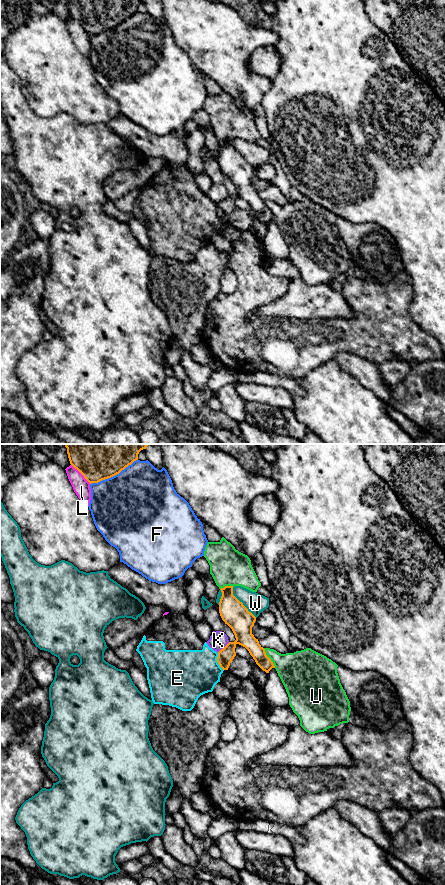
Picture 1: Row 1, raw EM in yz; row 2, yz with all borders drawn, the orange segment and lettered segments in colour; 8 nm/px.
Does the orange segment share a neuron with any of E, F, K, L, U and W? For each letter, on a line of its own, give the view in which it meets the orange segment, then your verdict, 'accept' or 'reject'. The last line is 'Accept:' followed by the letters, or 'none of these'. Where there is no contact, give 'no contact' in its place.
E: yz | reject
F: yz | reject
K: yz | reject
L: yz | reject
U: yz | reject
W: yz | reject
Accept: none of these

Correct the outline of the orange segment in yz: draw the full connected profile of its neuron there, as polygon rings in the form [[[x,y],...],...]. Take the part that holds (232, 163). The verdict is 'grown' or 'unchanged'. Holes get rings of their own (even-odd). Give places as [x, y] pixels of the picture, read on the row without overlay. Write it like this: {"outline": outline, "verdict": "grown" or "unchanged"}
{"outline": [[[233,138],[220,141],[222,148],[219,154],[219,165],[222,172],[233,183],[236,192],[229,194],[218,204],[217,214],[223,222],[228,222],[230,215],[236,208],[235,200],[239,196],[245,199],[256,216],[266,225],[275,220],[265,201],[252,186],[252,179],[256,169],[233,147]]], "verdict": "unchanged"}

